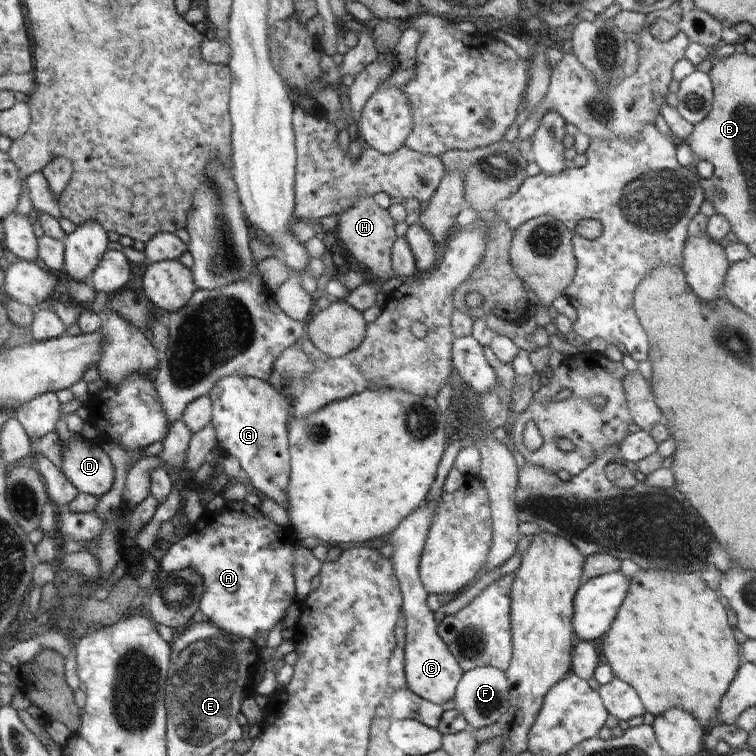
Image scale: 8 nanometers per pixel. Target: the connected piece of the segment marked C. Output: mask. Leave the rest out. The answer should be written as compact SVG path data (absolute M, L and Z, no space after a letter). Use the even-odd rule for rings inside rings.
M430 500L426 506L423 504L417 508L412 514L406 516L392 534L388 535L388 543L390 546L394 544L394 554L390 557L393 562L395 572L400 580L401 592L404 594L404 609L406 616L406 645L405 645L405 676L408 688L424 700L433 702L438 706L448 702L448 700L455 698L457 694L457 687L465 672L460 668L457 658L452 656L448 645L441 639L441 635L437 632L437 627L440 622L436 620L436 613L428 608L427 599L429 590L426 589L425 584L421 578L421 556L424 554L425 542L429 536L429 528L433 524L433 514L438 506L439 500Z

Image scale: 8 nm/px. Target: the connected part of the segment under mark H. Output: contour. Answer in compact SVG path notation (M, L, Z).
M362 196L348 210L342 210L334 216L338 222L336 228L339 241L360 264L364 264L368 270L372 270L376 276L386 281L396 276L393 262L390 262L390 248L393 248L394 242L397 242L397 232L394 232L394 226L397 224L388 210L380 208L374 202L374 196Z

